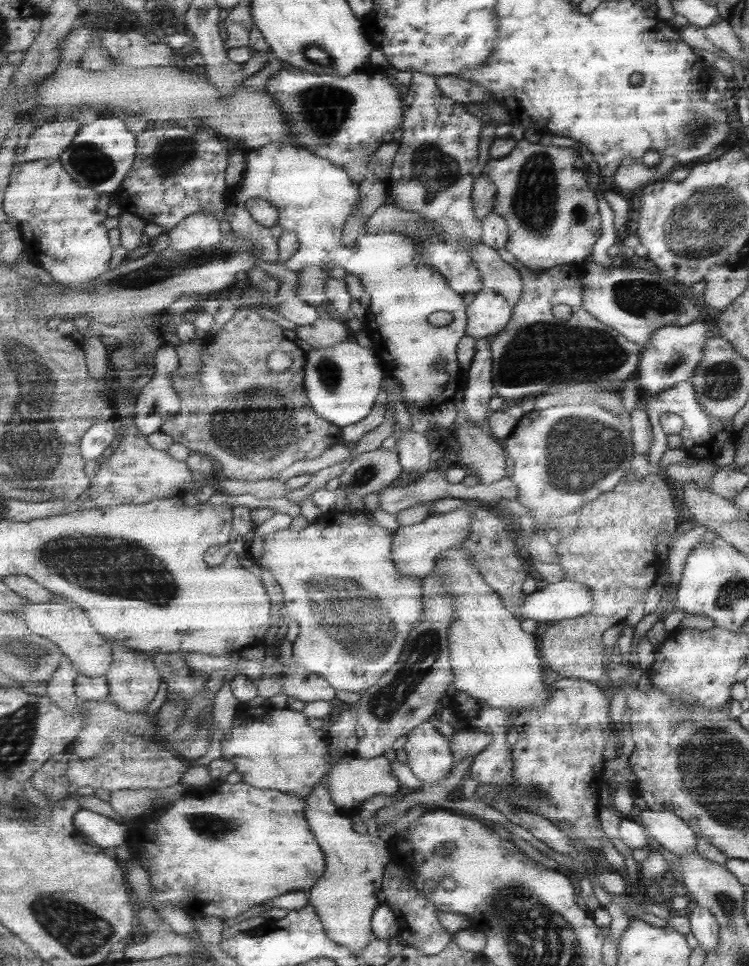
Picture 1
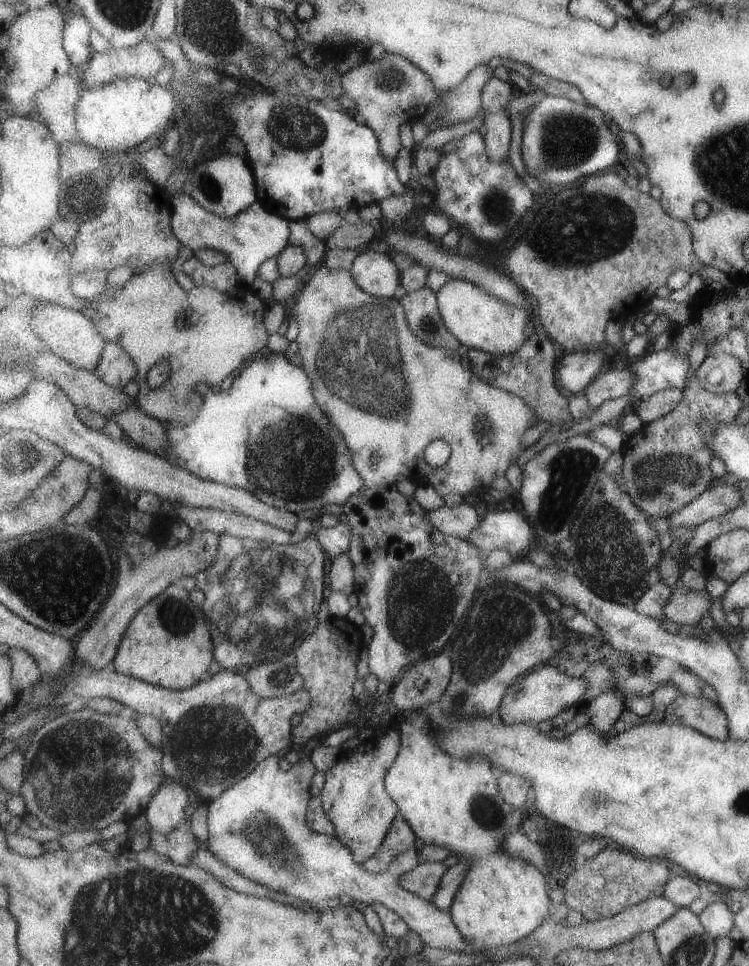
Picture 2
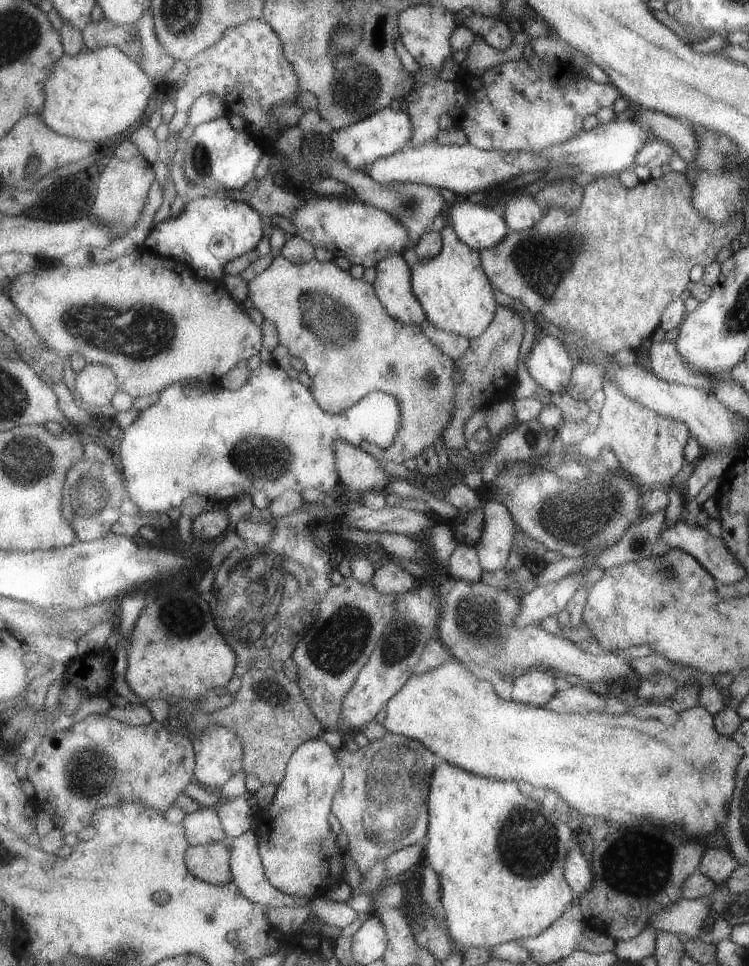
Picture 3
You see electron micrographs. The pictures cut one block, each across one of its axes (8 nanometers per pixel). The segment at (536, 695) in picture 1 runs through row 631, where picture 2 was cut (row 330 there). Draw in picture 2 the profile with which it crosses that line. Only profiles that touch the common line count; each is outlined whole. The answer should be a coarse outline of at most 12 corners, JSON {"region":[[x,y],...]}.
{"region":[[477,284],[439,292],[447,328],[469,348],[515,354],[531,312]]}

